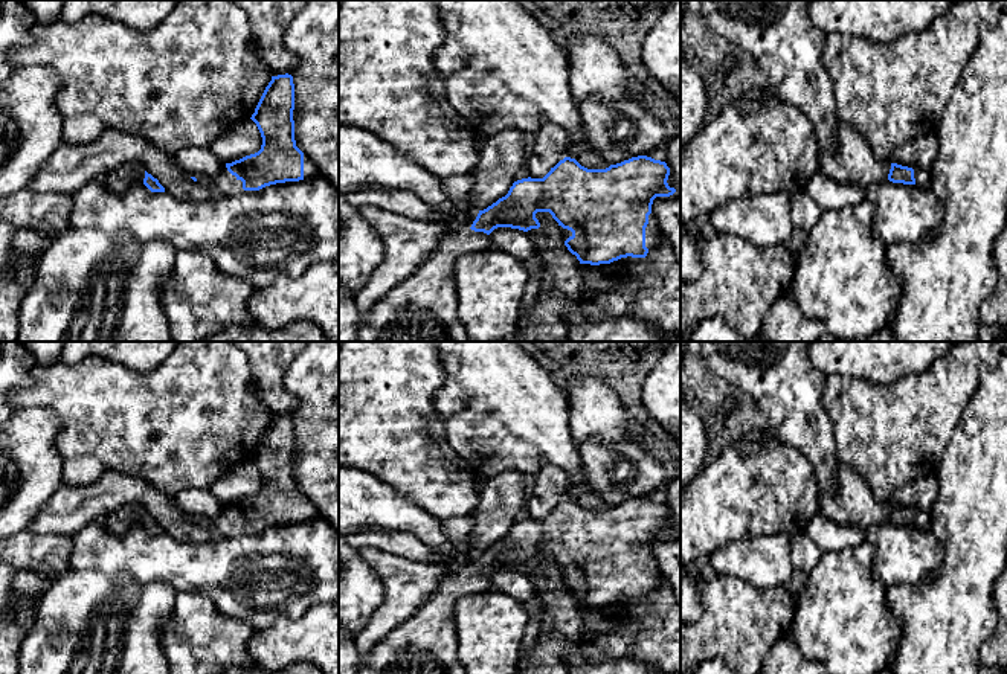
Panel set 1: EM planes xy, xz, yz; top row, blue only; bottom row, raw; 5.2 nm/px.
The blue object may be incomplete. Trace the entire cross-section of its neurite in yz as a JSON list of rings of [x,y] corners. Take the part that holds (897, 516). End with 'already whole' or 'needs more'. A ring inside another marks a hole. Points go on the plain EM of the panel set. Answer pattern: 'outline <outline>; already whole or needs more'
outline [[[891,505],[888,522],[893,525],[915,526],[920,531],[931,531],[931,512],[912,511],[897,505]]]; needs more

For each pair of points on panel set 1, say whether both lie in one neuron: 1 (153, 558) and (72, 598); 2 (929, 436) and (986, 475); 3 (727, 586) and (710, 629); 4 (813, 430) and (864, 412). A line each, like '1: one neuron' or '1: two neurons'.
1: two neurons
2: two neurons
3: one neuron
4: two neurons

